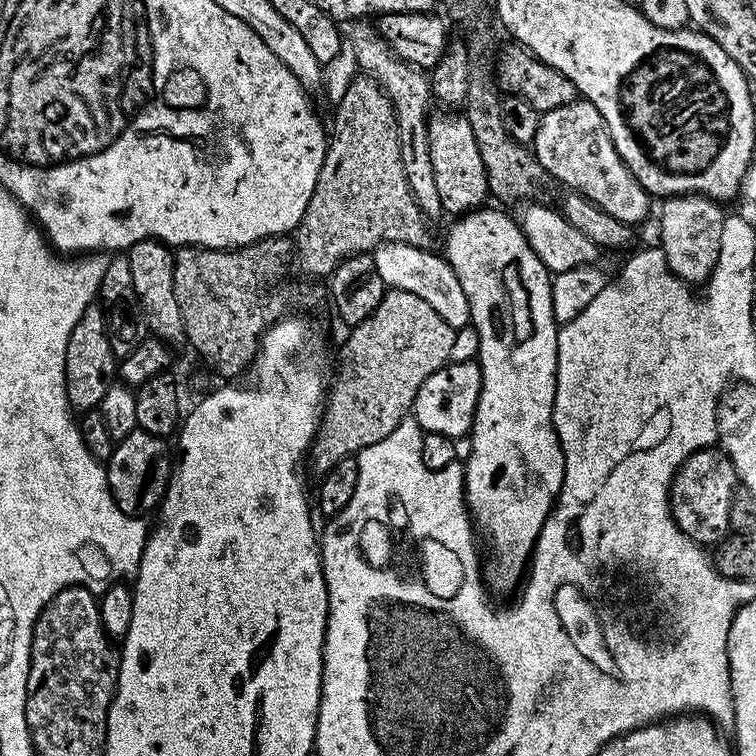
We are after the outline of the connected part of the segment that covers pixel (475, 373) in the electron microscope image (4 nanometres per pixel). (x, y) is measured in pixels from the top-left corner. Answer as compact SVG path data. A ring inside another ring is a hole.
M481 206L453 219L442 249L458 282L462 282L462 294L466 294L470 326L480 339L476 351L480 368L475 359L470 359L461 364L449 362L430 374L418 390L411 415L424 432L461 438L472 428L468 461L462 464L464 502L479 539L488 543L482 579L495 593L508 592L525 579L536 538L562 490L564 455L552 425L552 406L556 401L552 276L526 242L517 221L488 207Z

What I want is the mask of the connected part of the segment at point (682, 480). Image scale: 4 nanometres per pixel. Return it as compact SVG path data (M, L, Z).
M711 447L694 453L672 480L670 503L676 525L701 546L719 544L730 532L730 510L737 488L736 471L723 451Z

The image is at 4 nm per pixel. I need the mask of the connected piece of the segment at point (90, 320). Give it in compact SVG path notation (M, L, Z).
M93 302L78 318L74 330L70 330L70 342L66 342L66 394L70 407L80 414L99 409L106 390L118 376L118 358L110 346L105 315L103 307Z

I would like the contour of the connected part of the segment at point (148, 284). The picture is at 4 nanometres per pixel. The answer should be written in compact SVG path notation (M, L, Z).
M149 238L134 242L126 249L126 255L130 262L130 278L134 278L134 294L138 298L138 306L144 316L145 329L166 344L183 345L185 339L182 310L178 310L178 297L174 294L176 257L173 249L160 240Z

